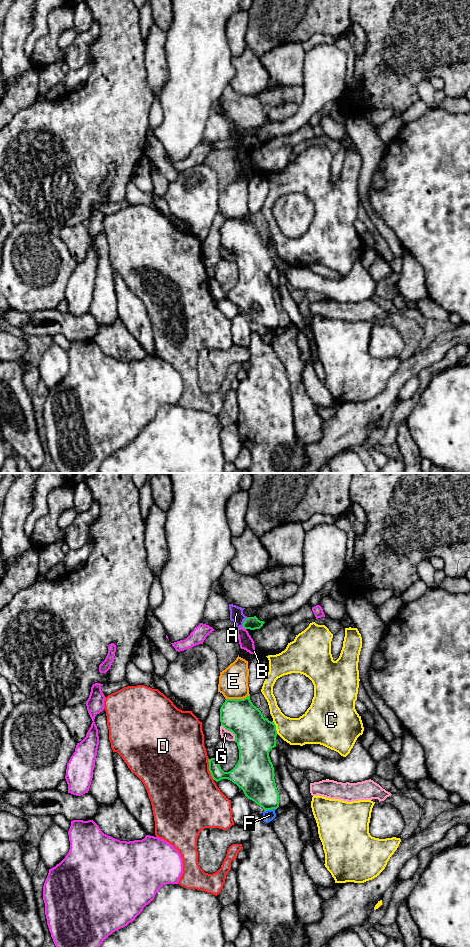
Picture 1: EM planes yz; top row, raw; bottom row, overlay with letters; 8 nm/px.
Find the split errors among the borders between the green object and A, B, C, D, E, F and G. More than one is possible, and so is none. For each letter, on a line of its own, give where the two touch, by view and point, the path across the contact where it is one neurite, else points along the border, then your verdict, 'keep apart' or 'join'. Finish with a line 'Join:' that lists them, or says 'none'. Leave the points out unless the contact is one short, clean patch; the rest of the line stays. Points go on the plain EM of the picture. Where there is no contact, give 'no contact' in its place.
A: meets green in yz at (244, 141); border along yz (248, 137), (244, 140), (242, 146); keep apart
B: meets green in yz at (244, 148); keep apart
C: meets green in yz at (275, 247); keep apart
D: meets green in yz at (209, 289); keep apart
E: meets green in yz at (237, 219); keep apart
F: meets green in yz at (269, 329); border along yz (275, 328), (264, 331); keep apart
G: meets green in yz at (230, 250); keep apart
Join: none

